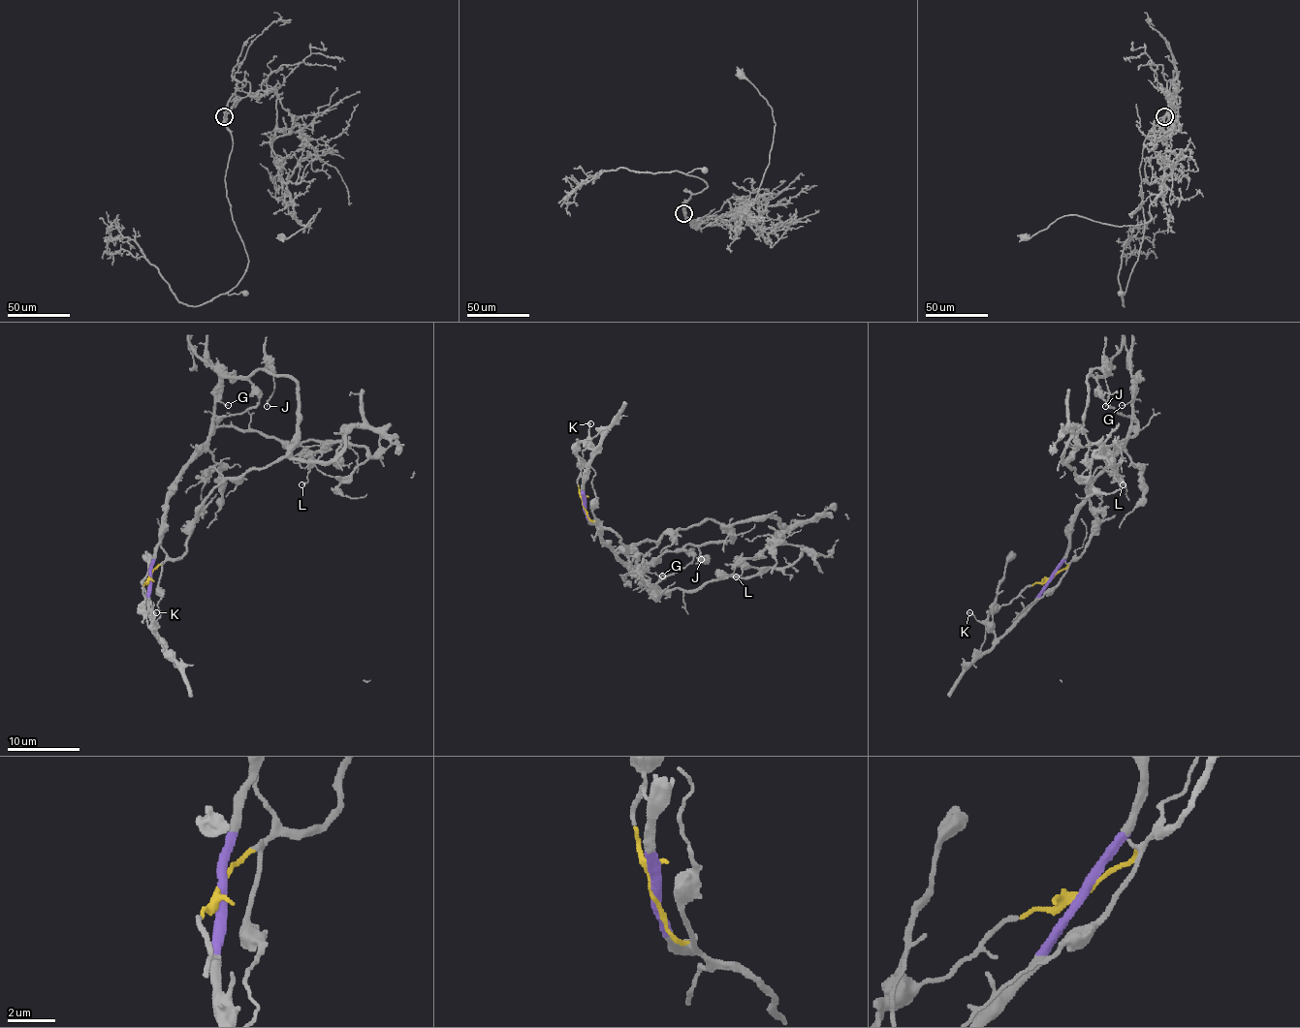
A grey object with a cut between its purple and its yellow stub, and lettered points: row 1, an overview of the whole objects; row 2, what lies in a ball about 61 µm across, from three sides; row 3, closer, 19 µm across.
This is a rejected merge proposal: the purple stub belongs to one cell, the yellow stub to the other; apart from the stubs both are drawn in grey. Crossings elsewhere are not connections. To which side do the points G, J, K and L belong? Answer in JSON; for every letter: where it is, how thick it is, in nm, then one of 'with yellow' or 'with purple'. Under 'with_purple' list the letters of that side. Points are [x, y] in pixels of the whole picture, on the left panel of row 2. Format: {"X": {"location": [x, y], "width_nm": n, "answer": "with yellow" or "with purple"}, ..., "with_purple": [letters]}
{"G": {"location": [228, 405], "width_nm": 110, "answer": "with purple"}, "J": {"location": [267, 406], "width_nm": 130, "answer": "with yellow"}, "K": {"location": [156, 612], "width_nm": 150, "answer": "with purple"}, "L": {"location": [301, 484], "width_nm": 110, "answer": "with purple"}, "with_purple": ["G", "K", "L"]}

